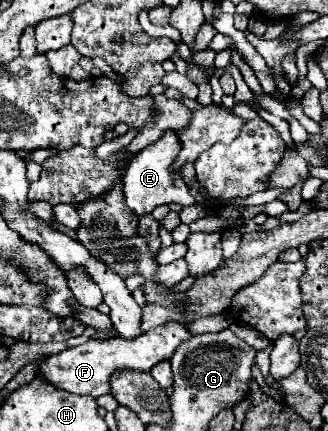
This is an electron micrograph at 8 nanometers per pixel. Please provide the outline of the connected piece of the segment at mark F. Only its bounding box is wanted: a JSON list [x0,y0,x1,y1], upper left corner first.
[38,322,192,396]

